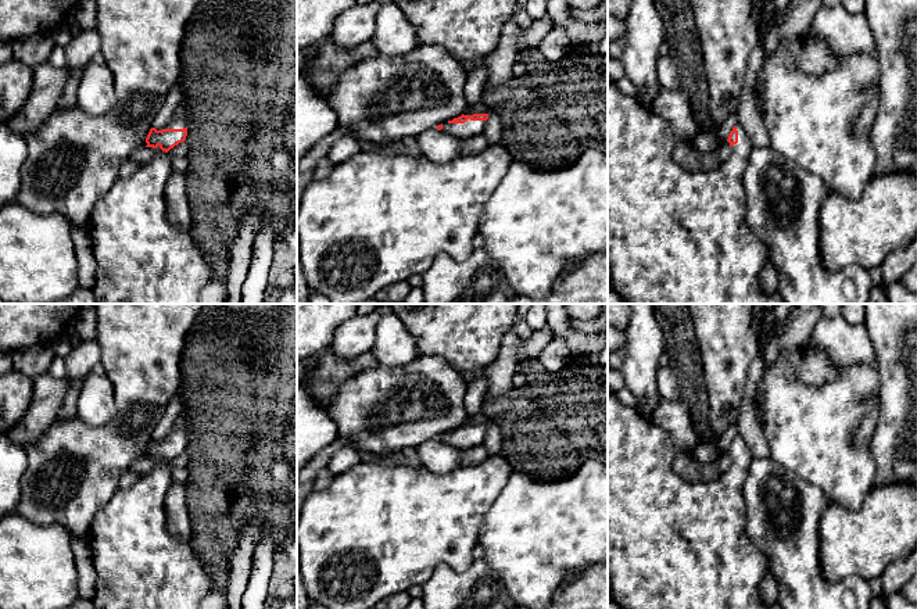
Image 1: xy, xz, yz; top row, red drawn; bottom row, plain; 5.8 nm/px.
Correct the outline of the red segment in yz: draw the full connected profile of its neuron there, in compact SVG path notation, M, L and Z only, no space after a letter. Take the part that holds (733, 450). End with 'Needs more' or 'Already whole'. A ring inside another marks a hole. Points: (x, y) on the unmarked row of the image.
M608 391L608 577L622 609L781 609L762 599L759 584L769 572L766 555L745 533L744 483L752 452L737 434L727 452L731 466L710 483L688 483L673 469L671 436Z. Needs more

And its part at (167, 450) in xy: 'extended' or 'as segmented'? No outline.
extended

